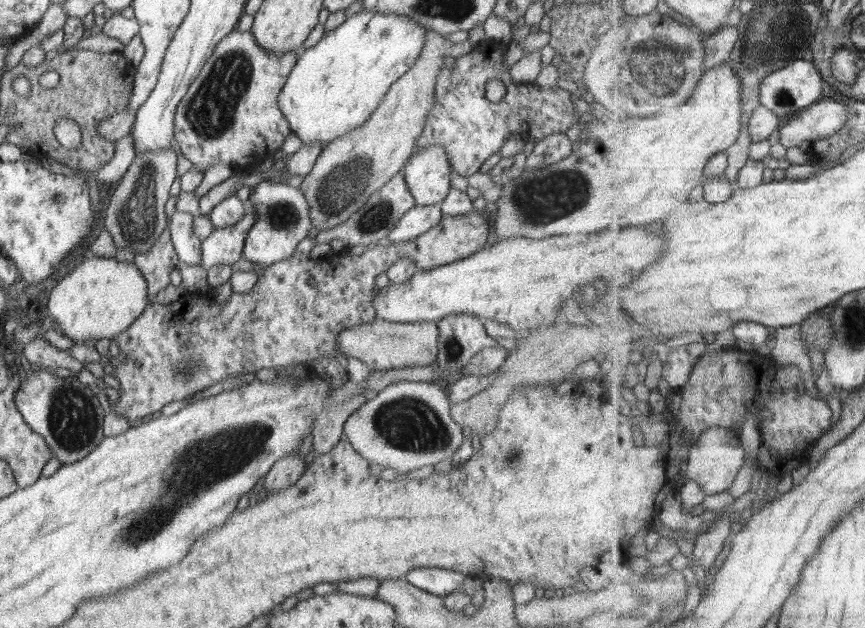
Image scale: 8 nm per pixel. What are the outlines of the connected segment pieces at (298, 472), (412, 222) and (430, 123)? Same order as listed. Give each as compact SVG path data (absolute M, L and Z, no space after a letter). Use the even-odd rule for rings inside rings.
M298 450L281 458L278 463L271 466L270 472L265 476L263 493L278 492L283 488L292 486L302 475L304 460L298 456Z
M438 203L430 206L415 205L402 215L386 240L390 240L392 244L412 241L429 232L442 217L441 205Z
M483 41L471 48L470 53L455 58L457 67L454 69L443 66L437 76L435 101L425 120L424 130L417 138L416 151L432 145L442 145L445 148L451 169L460 176L467 178L480 169L482 163L501 150L506 139L511 134L522 136L524 140L538 142L545 136L554 133L564 133L581 119L578 95L571 91L564 91L559 87L542 87L537 83L520 83L511 79L510 73L502 64L506 45ZM489 80L502 80L506 87L506 94L500 102L486 99L486 84Z

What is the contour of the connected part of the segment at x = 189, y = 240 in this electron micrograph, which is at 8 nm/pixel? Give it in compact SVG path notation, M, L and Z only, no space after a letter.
M174 210L167 228L180 264L202 266L202 241L192 232L194 218L190 213Z

